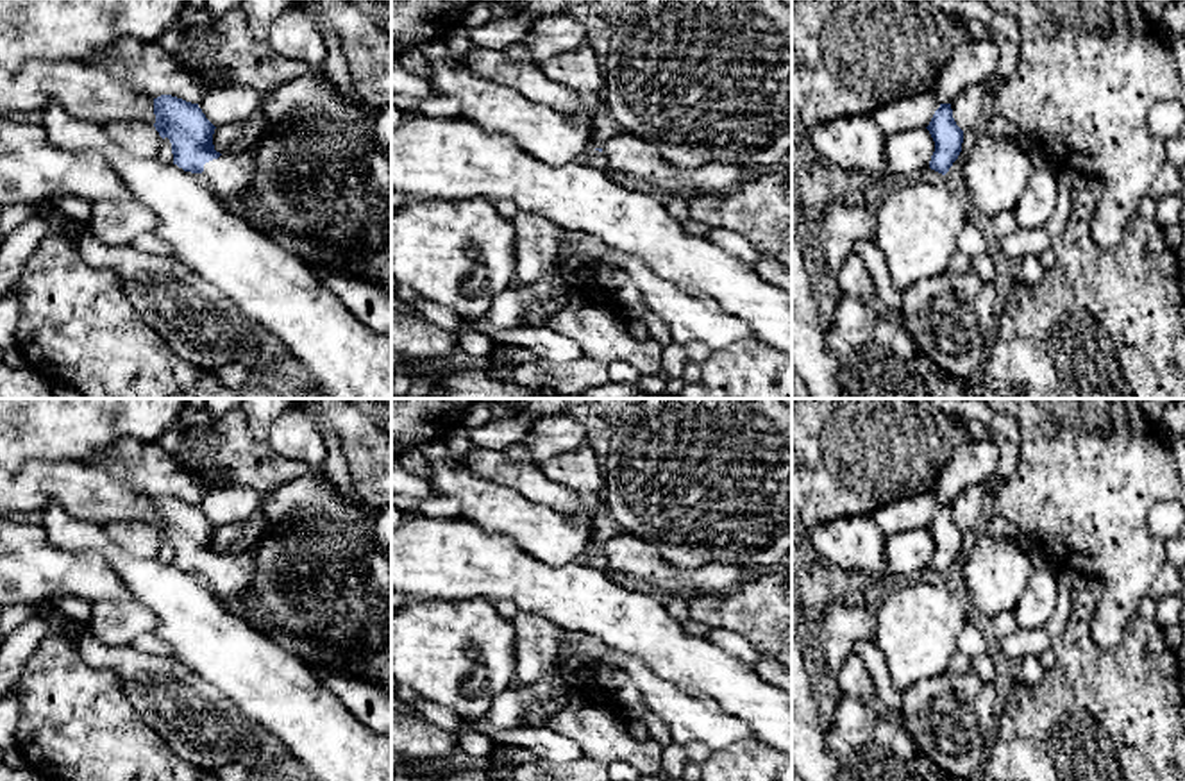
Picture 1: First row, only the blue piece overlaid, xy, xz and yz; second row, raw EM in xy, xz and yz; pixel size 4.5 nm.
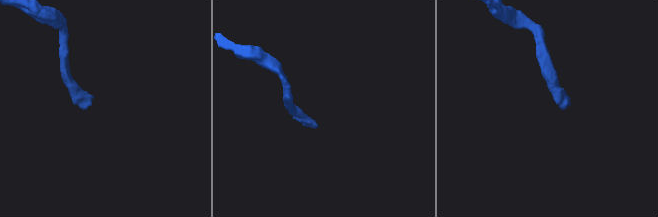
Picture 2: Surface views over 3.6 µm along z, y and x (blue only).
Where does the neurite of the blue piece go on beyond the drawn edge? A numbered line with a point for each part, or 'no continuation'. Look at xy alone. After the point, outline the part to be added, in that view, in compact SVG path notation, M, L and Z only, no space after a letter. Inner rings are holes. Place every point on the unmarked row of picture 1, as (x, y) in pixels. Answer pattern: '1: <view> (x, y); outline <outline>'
1: xy (227, 578); outline M222 554L204 565L207 588L223 604L225 609L241 617L243 597L256 567L250 554Z

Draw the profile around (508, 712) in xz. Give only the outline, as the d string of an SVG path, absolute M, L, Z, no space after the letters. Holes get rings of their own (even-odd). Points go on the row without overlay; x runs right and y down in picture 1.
M552 672L531 686L502 692L493 699L492 708L484 717L463 718L463 722L466 727L488 736L493 736L499 731L515 731L525 726L529 706L559 702L559 697L567 688L559 672Z

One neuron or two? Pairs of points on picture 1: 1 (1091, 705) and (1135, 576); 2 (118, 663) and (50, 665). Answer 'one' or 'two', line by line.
1: two
2: two

